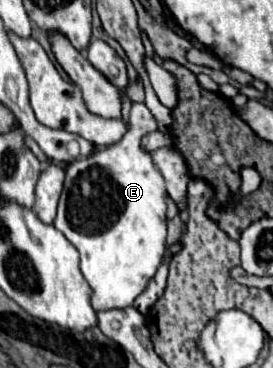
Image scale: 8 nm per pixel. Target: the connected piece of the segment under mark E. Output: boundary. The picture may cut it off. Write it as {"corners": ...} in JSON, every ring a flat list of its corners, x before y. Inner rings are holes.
{"corners":[[132,103,130,107,130,119,128,119,128,129,126,129,126,135,114,143,112,147,108,149,98,149,90,159,78,159,74,163,70,163,70,167,66,169,66,181,64,181,64,191,62,191,62,197,60,197,60,203,58,203,58,215,56,215,56,221,54,221,54,227,58,231,64,233,64,237,78,249,80,253,80,271,84,275,84,279,88,281,88,285,92,287,92,307,96,311,110,311,110,309,124,309,124,307,130,307,134,303,134,299,146,289,148,281,156,275,162,259,164,259,164,253,166,253,166,183,160,175,160,171,154,167,152,163,152,157,148,153,144,153,140,149,140,139,148,133,148,131,156,131,156,119,154,115,148,111,148,107,144,103]]}

